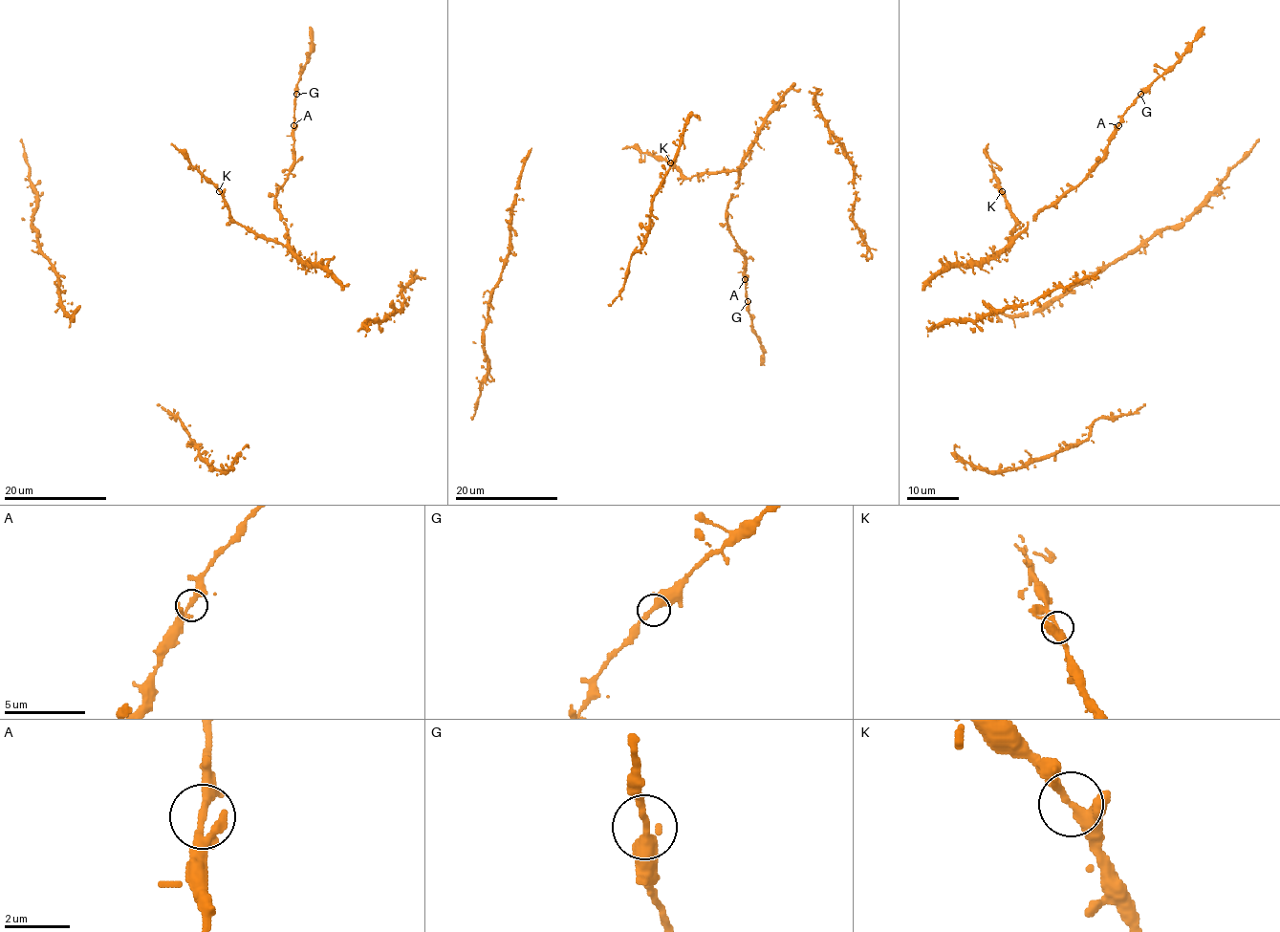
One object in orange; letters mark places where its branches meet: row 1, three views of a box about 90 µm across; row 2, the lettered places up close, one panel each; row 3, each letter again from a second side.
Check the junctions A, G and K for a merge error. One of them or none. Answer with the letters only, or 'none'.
none

